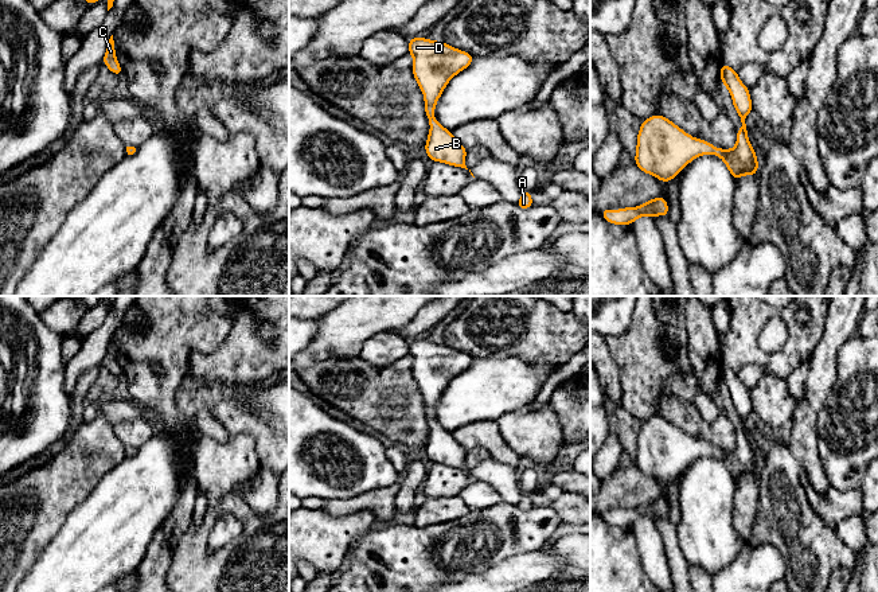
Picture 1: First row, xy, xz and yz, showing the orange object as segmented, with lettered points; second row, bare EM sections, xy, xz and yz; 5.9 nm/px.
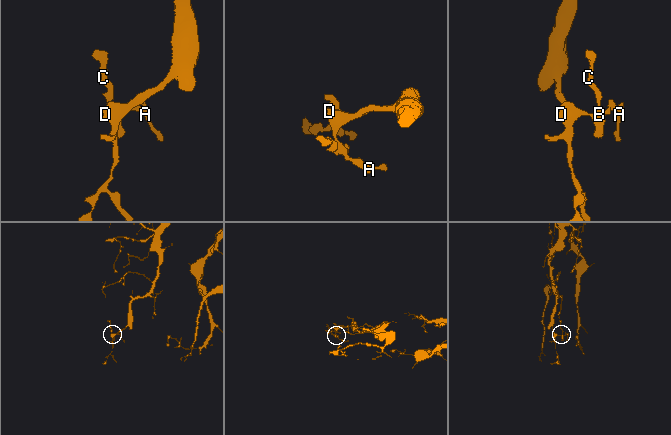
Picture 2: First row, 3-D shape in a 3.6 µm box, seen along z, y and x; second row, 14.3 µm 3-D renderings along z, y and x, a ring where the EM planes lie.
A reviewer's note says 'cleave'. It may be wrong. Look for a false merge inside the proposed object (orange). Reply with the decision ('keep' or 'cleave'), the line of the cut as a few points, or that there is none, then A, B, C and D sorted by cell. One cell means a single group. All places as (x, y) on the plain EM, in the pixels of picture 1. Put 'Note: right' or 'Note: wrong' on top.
Note: wrong
keep | no cut | A B C D

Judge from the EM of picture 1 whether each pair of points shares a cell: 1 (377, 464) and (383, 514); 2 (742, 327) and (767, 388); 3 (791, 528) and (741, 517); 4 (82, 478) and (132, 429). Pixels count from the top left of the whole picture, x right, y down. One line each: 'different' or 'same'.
1: different
2: different
3: different
4: different

